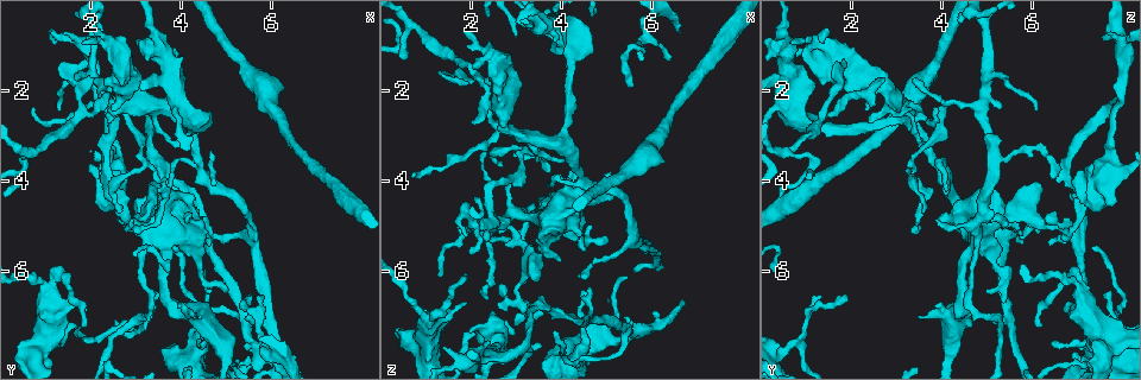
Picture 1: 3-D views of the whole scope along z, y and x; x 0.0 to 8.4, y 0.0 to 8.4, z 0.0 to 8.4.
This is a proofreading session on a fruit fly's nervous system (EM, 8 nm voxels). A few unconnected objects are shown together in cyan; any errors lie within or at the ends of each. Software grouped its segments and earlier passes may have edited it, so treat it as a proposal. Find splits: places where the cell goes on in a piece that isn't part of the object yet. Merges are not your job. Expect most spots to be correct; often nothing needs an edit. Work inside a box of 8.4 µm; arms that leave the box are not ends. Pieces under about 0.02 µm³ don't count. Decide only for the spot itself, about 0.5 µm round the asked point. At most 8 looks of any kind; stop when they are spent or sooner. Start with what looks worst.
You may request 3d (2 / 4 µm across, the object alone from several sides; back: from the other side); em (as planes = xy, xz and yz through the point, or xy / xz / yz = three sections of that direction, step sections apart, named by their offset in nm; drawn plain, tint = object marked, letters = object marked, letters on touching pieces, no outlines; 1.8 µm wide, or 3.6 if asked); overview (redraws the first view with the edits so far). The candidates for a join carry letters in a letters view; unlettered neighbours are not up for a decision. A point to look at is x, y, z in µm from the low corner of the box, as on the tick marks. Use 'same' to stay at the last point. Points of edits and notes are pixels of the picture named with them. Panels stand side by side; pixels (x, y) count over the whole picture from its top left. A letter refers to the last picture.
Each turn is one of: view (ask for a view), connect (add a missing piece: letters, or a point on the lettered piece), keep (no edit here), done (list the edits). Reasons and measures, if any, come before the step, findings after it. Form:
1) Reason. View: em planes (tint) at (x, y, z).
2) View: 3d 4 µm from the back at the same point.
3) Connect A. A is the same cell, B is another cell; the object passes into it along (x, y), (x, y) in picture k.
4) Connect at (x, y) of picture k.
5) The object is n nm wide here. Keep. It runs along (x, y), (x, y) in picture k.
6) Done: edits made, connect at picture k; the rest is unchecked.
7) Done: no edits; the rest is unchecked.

Arms part here. View: 3d 4 µm at (5.85, 7.65, 0.75).

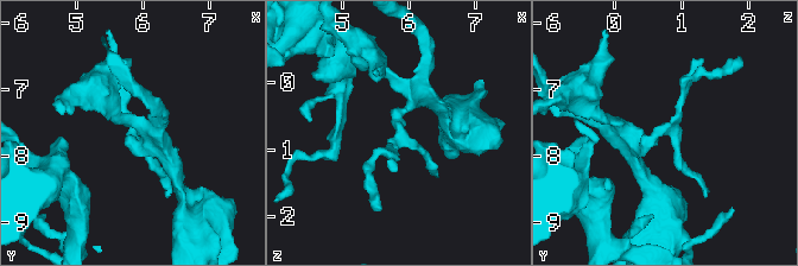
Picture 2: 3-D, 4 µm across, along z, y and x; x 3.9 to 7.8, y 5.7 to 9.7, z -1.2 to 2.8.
3 arms meet here; now the EM. View: em yz step 16 (letters) at (5.90, 7.60, 0.70).

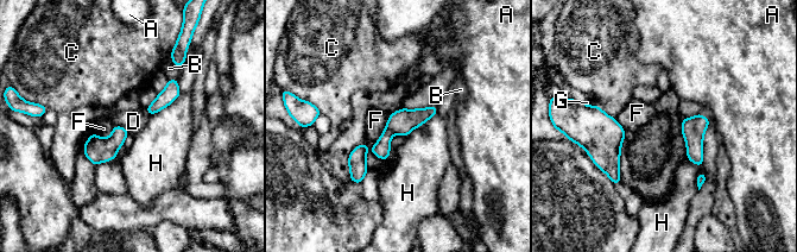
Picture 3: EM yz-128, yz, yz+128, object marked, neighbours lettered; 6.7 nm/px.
View: em planes (letters) at the same point.

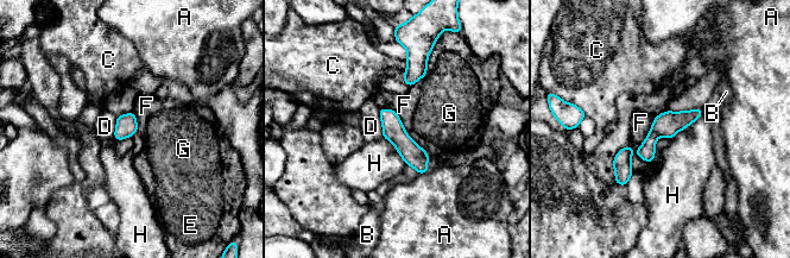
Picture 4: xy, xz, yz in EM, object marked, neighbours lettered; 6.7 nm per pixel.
Keep. A, B, C, D, E, F, G and H are other cells; a border runs along (380, 107), (392, 109), (428, 152) in picture 4; none of them fits.

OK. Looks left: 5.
Branch stops here. View: 3d 2 µm at (2.10, 0.70, 1.40).

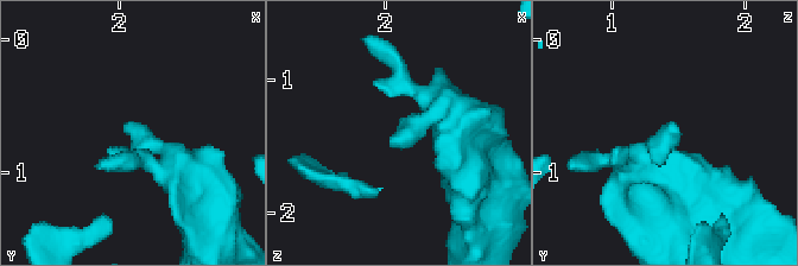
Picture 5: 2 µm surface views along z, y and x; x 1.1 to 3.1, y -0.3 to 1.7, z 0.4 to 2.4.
View: em xz step 4 (tint) at (2.04, 0.66, 1.44).

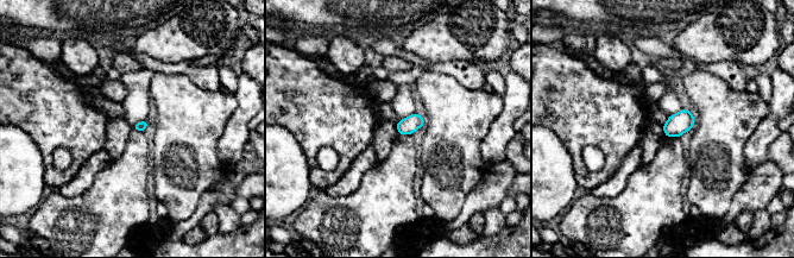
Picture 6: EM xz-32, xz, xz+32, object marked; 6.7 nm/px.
View: em xz step 4 (letters) at the same point.

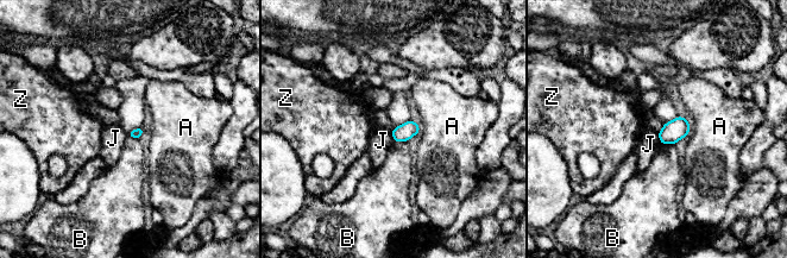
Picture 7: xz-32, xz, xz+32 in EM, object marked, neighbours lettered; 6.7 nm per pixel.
The longest contact is with A, 100 nm. Keep. A, B, J and Z are other cells; none of them fits.

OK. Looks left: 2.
Stops while still wide. View: em planes (letters) at (1.35, 7.00, 6.75).

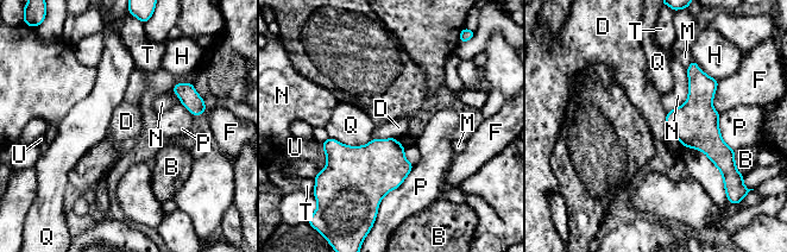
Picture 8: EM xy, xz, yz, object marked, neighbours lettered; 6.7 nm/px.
The longest contact is with P, 400 nm. Keep. B, D, F, H, M, N, P, Q, T and U are other cells; a border runs along (396, 138), (372, 139) in picture 8; none of them fits.

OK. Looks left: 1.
Done: no edits; the rest is unchecked.

